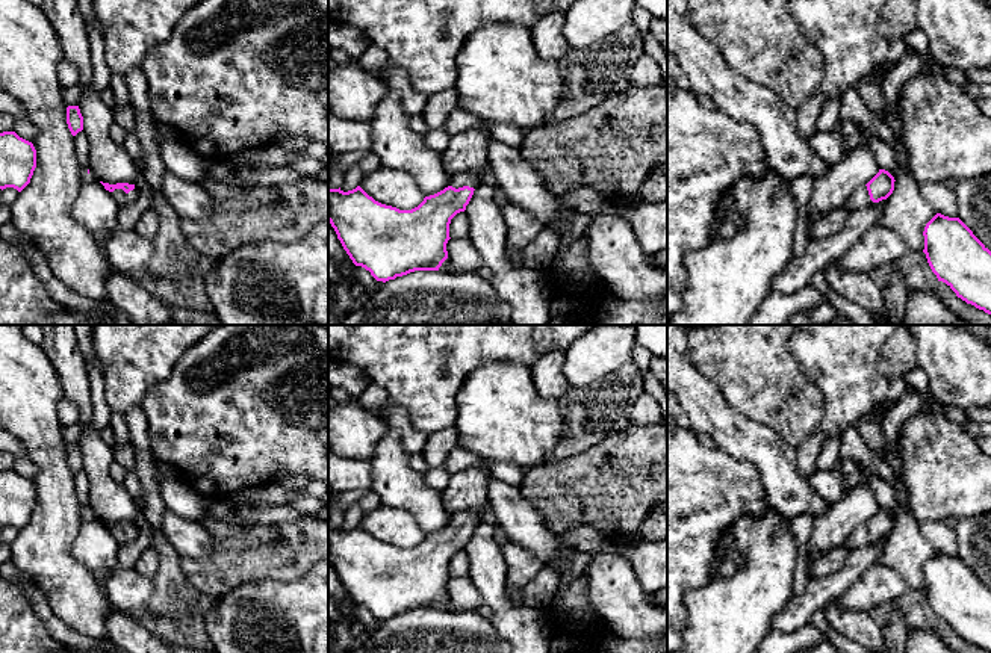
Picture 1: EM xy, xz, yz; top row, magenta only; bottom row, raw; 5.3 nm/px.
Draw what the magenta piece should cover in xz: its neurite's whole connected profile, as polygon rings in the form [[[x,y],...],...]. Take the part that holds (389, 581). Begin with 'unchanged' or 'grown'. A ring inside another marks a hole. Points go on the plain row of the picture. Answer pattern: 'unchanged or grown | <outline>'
grown | [[[472,511],[457,512],[448,526],[425,535],[412,549],[381,543],[360,525],[348,531],[340,526],[328,528],[328,561],[353,602],[369,609],[377,620],[386,621],[415,609],[439,609],[448,597],[446,582],[451,577],[451,558],[466,549],[481,520],[481,515]]]

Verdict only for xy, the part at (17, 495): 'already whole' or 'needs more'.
already whole

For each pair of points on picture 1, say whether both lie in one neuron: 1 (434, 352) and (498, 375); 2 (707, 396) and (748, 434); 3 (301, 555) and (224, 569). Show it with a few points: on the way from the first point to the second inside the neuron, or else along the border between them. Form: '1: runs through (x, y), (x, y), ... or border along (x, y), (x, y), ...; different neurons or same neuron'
1: border along (512, 362), (478, 366), (456, 396); different neurons
2: runs through (717, 407), (737, 425); same neuron
3: runs through (282, 555), (244, 555); same neuron

